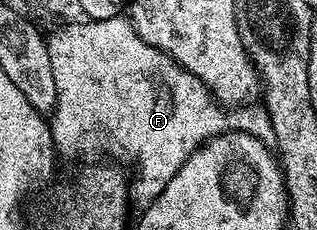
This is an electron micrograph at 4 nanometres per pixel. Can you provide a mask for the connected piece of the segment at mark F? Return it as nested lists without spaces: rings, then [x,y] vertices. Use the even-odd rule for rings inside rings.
[[[119,16],[108,20],[92,18],[87,22],[67,22],[59,26],[54,35],[46,38],[56,84],[56,102],[49,128],[50,135],[54,137],[57,157],[74,158],[82,153],[98,154],[101,150],[111,150],[114,154],[134,158],[134,178],[132,174],[128,194],[138,208],[152,205],[156,196],[168,188],[168,180],[180,172],[186,158],[217,134],[239,130],[257,138],[267,137],[268,119],[263,105],[227,108],[219,104],[210,89],[199,78],[192,76],[192,72],[145,42],[130,23],[129,17]]]

